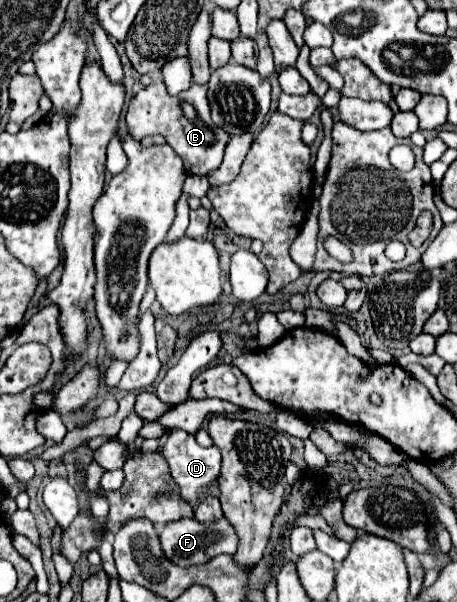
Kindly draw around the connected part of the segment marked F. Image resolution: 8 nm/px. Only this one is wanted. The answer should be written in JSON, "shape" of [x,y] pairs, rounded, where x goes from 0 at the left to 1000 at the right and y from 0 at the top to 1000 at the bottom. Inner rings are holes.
{"shape":[[[405,860],[405,864],[387,864],[387,867],[370,867],[357,884],[348,887],[352,894],[352,907],[361,924],[383,934],[387,940],[422,940],[422,937],[444,937],[457,934],[462,927],[479,924],[479,920],[514,920],[519,917],[519,884],[505,874],[501,864],[475,864],[466,870],[440,870],[422,860]]]}

